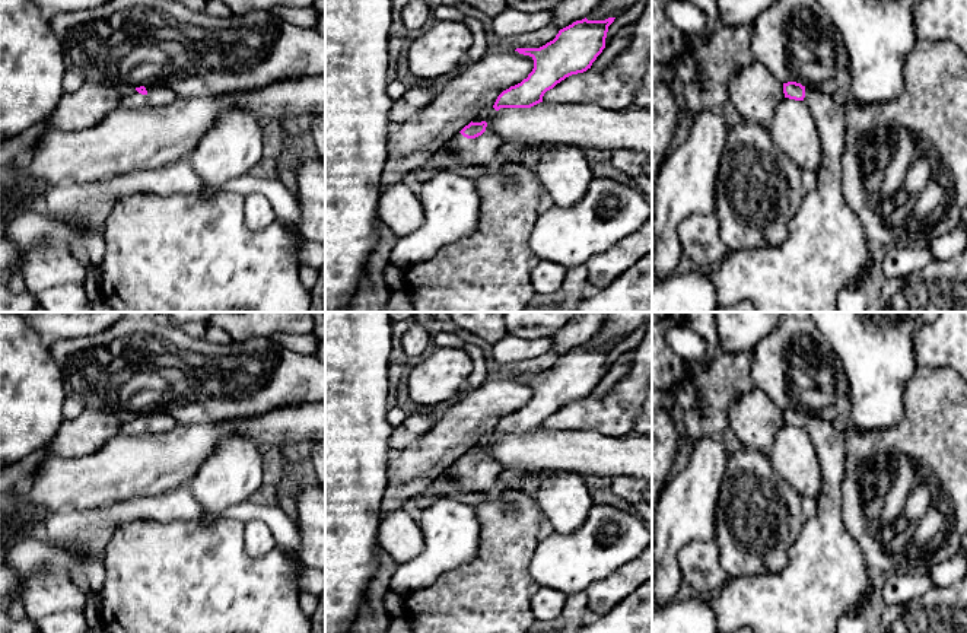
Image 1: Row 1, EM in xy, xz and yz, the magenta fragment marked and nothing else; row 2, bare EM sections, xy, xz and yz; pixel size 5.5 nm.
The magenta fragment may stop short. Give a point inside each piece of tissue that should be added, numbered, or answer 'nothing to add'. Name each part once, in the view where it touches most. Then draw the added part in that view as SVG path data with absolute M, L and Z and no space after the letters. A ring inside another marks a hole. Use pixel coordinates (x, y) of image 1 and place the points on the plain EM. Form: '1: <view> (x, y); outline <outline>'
1: xz (482, 477); outline M486 457L475 465L467 465L457 459L442 477L459 493L487 493L494 492L502 470L502 464L492 457Z

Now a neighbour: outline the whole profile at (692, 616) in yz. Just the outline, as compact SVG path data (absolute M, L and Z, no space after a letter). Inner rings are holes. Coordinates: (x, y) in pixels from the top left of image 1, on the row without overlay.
M707 597L674 599L661 607L652 607L652 633L718 633L716 614Z

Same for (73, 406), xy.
M70 394L66 397L63 404L64 420L74 420L85 411L85 403L79 395Z

